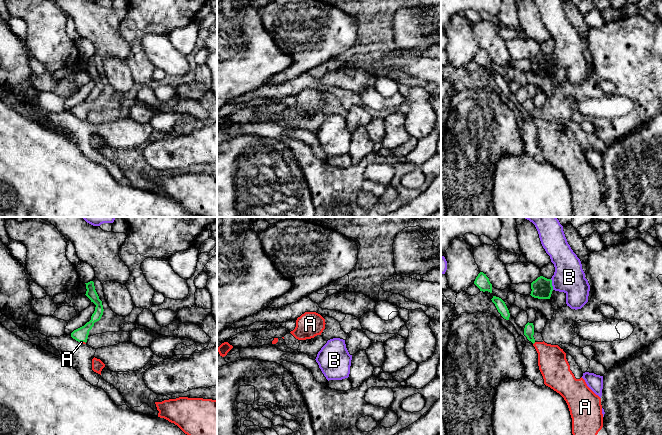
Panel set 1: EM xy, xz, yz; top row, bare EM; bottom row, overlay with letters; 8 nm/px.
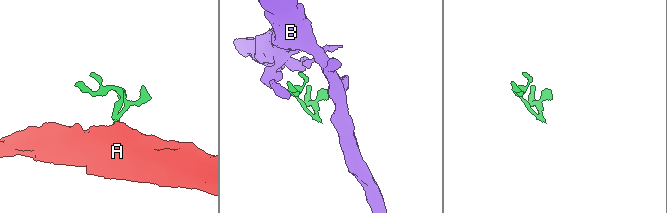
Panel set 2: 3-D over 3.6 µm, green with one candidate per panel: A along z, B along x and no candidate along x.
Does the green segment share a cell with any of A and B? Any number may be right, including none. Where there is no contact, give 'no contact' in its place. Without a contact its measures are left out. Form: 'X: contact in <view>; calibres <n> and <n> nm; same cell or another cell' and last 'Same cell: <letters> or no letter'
A: contact in xy; calibres 110 and 20 nm; same cell
B: contact in yz; calibres 170 and 260 nm; another cell
Same cell: A

